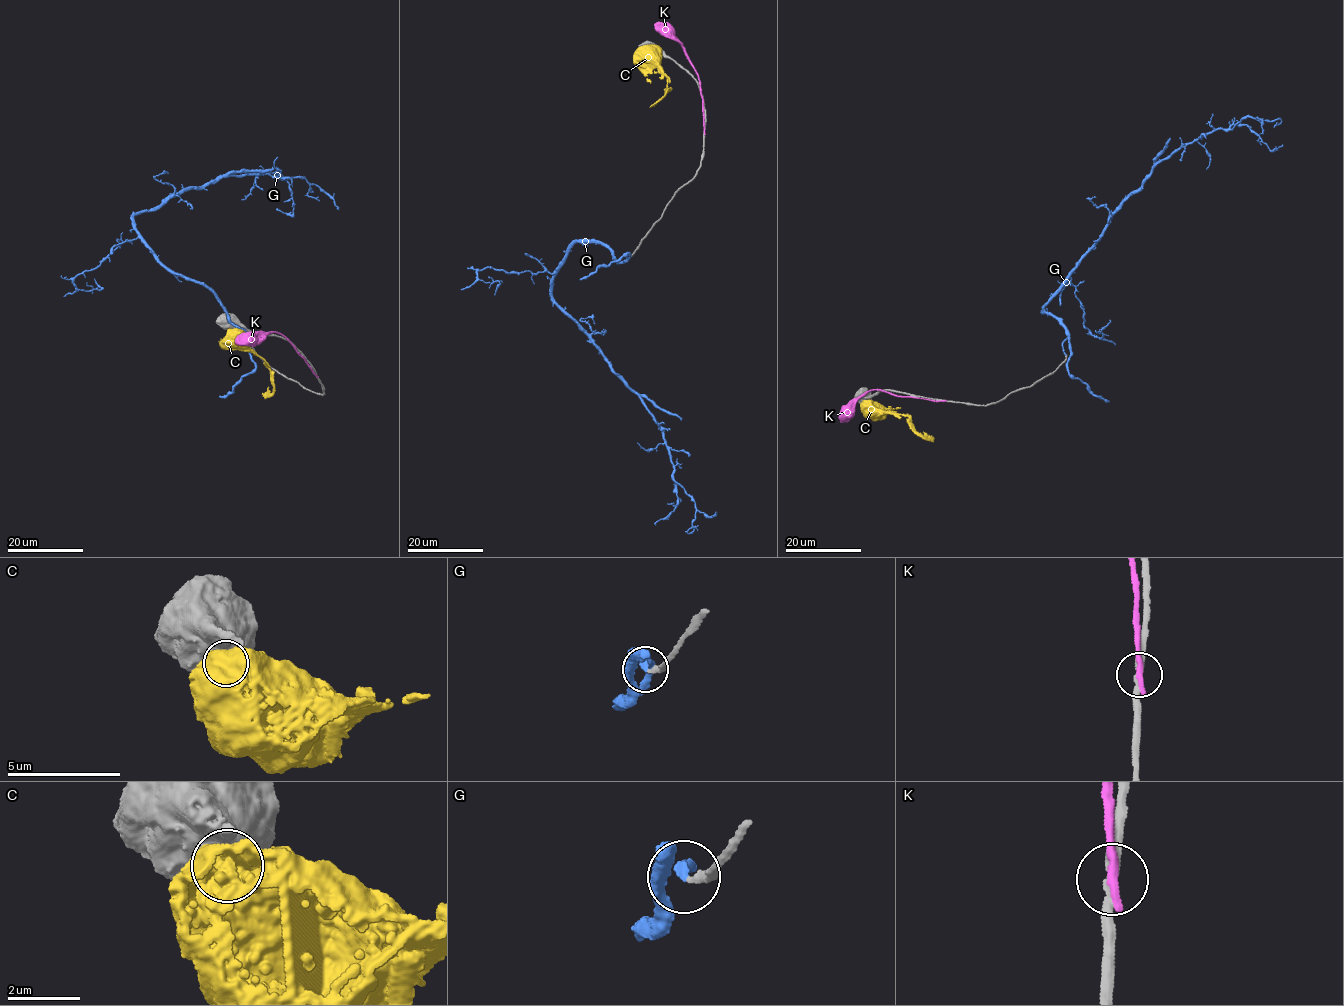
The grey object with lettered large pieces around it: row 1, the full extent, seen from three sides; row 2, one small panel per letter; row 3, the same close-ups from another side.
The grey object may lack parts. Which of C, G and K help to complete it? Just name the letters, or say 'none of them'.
G

